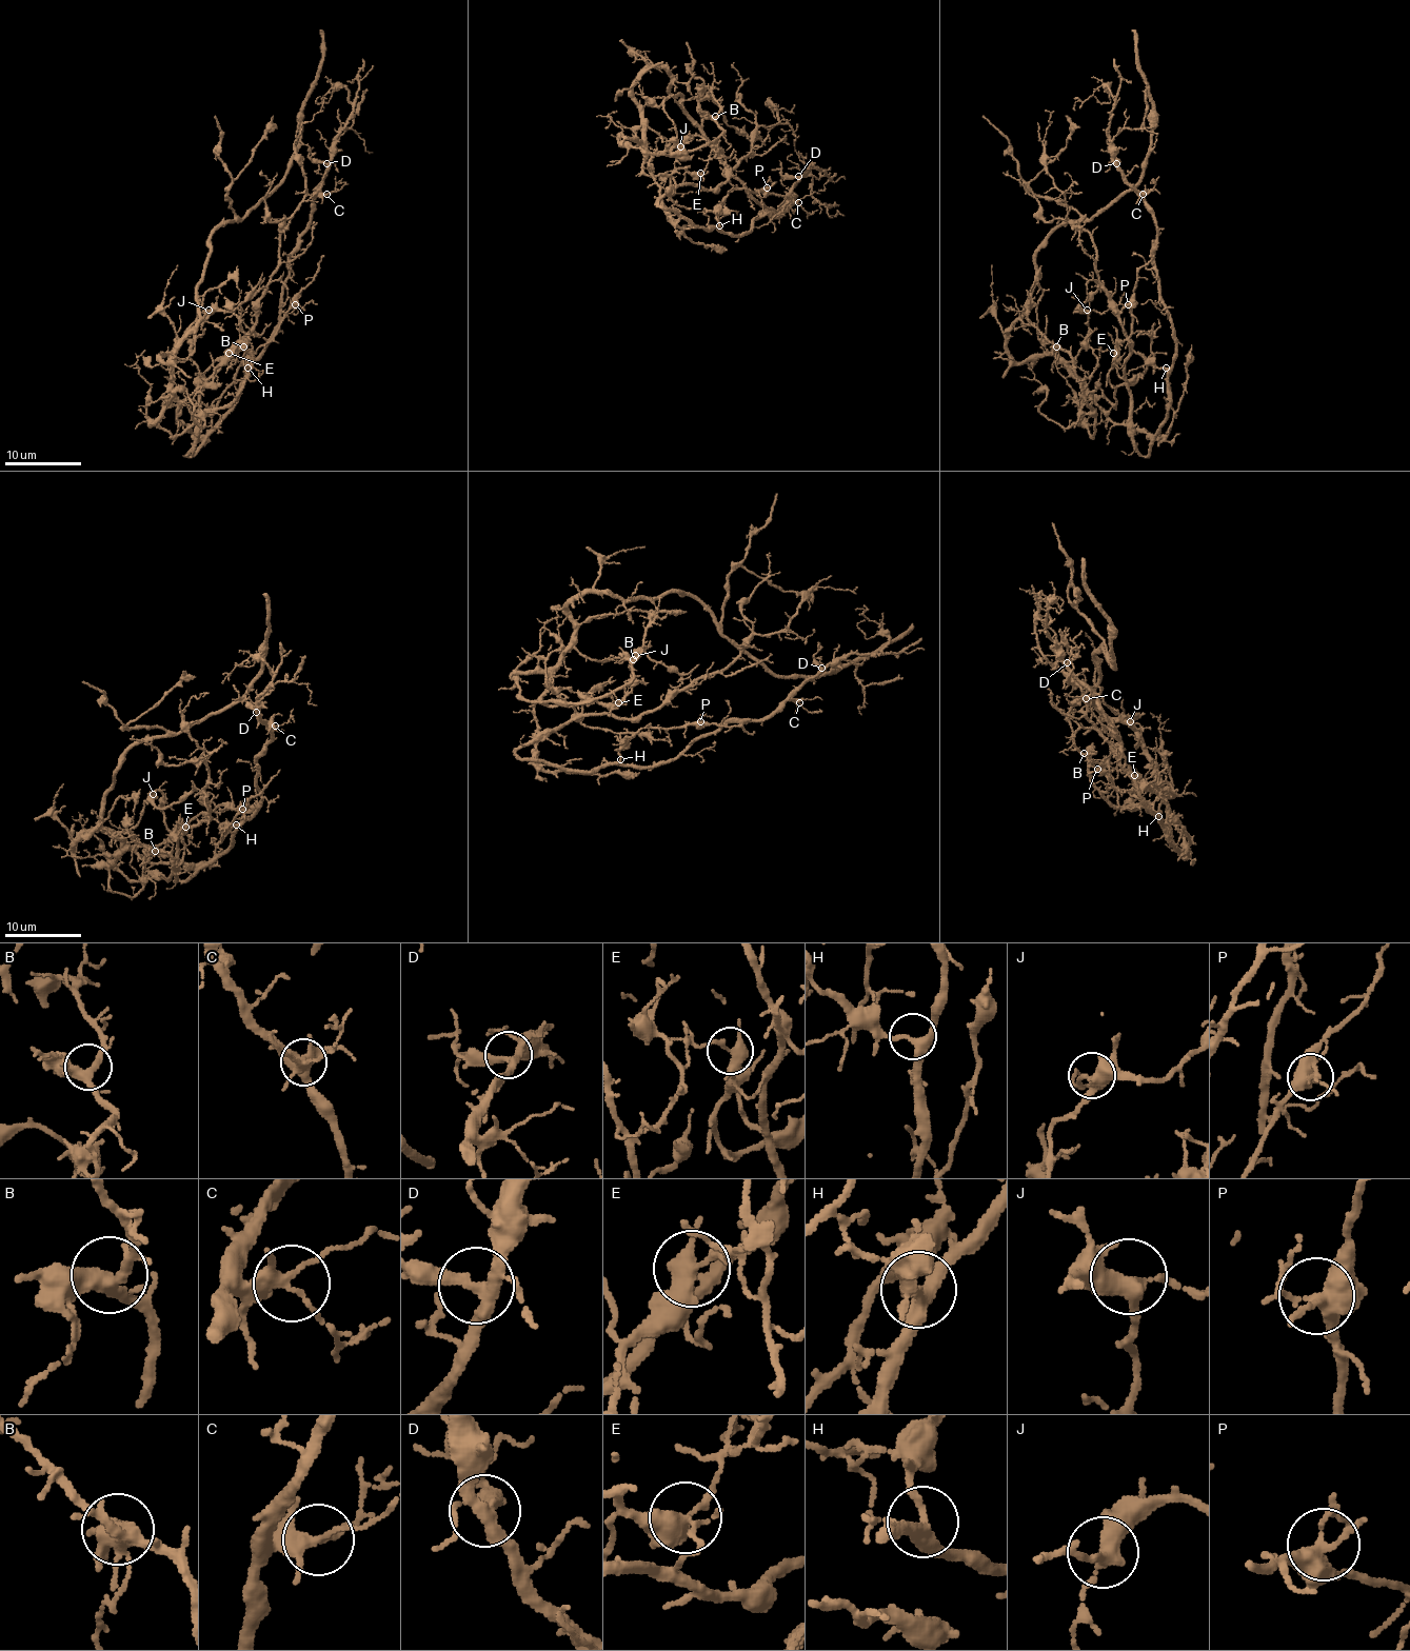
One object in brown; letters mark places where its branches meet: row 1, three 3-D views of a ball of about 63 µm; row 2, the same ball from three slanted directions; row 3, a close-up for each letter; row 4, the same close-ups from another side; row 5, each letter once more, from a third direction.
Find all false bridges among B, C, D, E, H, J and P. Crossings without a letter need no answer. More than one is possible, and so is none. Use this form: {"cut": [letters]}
{"cut": ["E"]}

